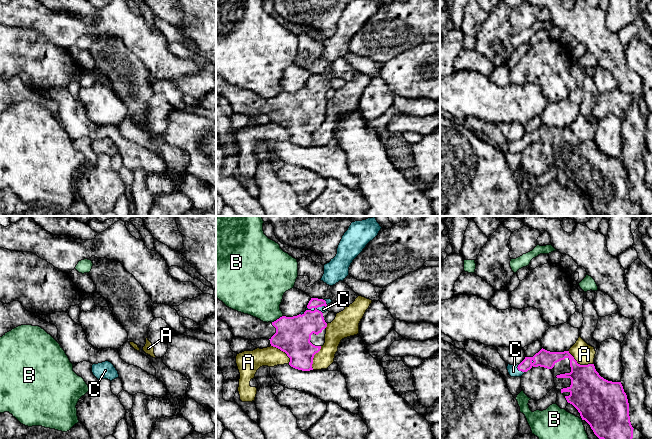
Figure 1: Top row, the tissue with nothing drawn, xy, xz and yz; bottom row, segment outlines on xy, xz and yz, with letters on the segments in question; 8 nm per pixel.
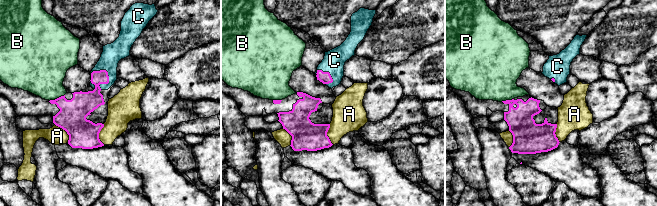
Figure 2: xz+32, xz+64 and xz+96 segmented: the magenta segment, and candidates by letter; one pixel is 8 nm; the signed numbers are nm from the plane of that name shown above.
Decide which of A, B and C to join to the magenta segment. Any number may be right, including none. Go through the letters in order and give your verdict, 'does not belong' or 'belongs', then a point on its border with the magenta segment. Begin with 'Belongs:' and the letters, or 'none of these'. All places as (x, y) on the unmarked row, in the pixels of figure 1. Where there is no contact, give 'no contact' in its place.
Belongs: C
A: does not belong; meets magenta in yz at (579, 140)
B: does not belong; meets magenta in xz at (277, 95)
C: belongs; meets magenta in yz at (519, 146)

